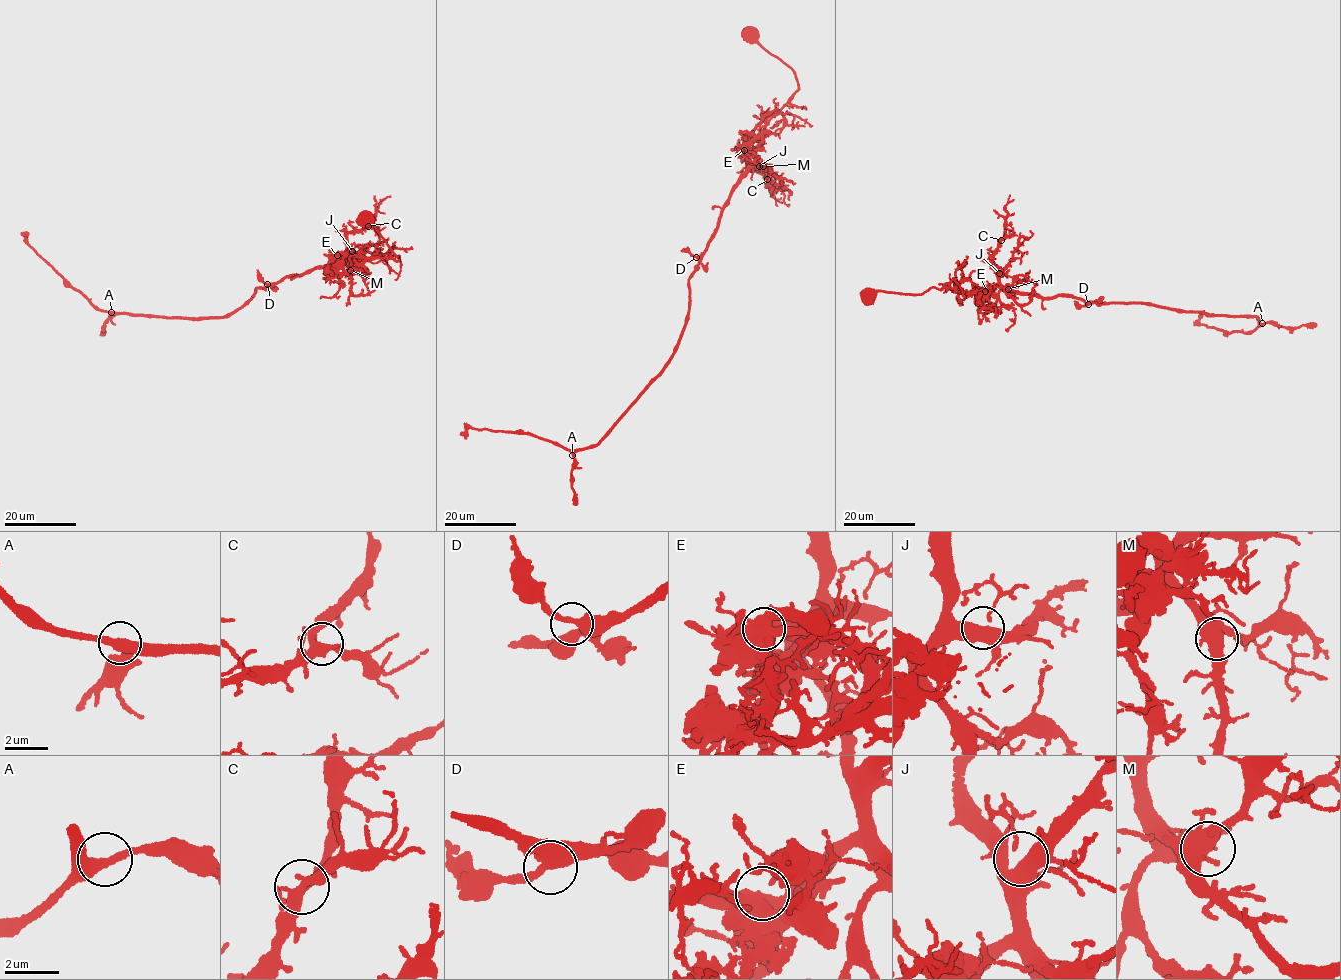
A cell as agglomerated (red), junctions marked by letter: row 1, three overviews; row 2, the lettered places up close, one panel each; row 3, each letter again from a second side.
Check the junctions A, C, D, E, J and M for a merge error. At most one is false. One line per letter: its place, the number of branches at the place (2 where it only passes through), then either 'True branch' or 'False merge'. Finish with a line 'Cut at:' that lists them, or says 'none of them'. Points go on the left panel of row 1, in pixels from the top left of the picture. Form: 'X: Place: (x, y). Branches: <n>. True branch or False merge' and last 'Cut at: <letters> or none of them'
A: Place: (111, 312). Branches: 2. True branch
C: Place: (368, 226). Branches: 3. True branch
D: Place: (267, 284). Branches: 2. True branch
E: Place: (337, 255). Branches: 1. False merge
J: Place: (352, 251). Branches: 2. True branch
M: Place: (350, 270). Branches: 3. True branch
Cut at: E

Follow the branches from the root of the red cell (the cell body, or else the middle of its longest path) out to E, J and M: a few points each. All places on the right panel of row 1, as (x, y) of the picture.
E: (871, 295), (882, 290), (916, 295), (932, 287), (949, 287), (961, 294), (985, 291)
J: (871, 295), (882, 290), (916, 295), (932, 287), (976, 292), (993, 287), (999, 273)
M: (871, 295), (882, 290), (916, 295), (932, 287), (969, 293), (986, 287), (1008, 289)

